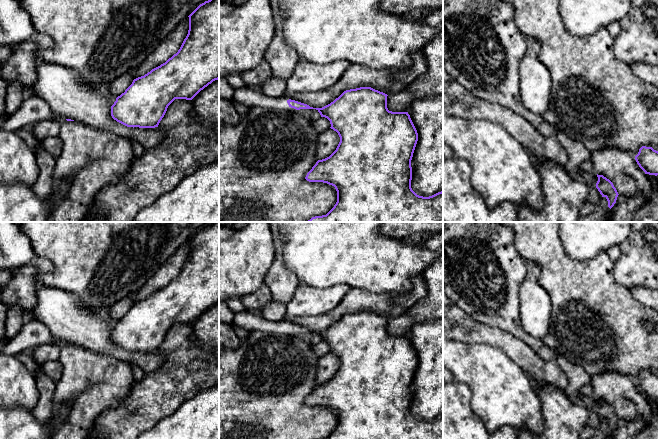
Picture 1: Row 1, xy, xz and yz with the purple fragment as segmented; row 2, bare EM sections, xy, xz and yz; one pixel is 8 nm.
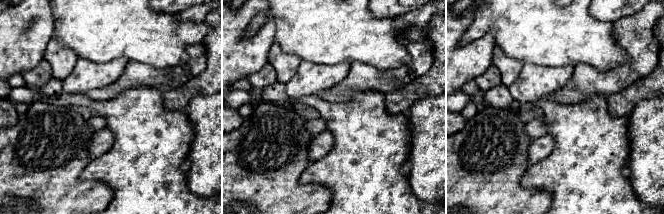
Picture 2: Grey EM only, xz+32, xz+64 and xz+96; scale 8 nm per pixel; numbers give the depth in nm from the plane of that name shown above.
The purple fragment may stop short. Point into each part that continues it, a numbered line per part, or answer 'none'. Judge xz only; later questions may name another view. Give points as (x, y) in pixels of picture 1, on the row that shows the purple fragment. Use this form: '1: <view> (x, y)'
1: xz (250, 97)

